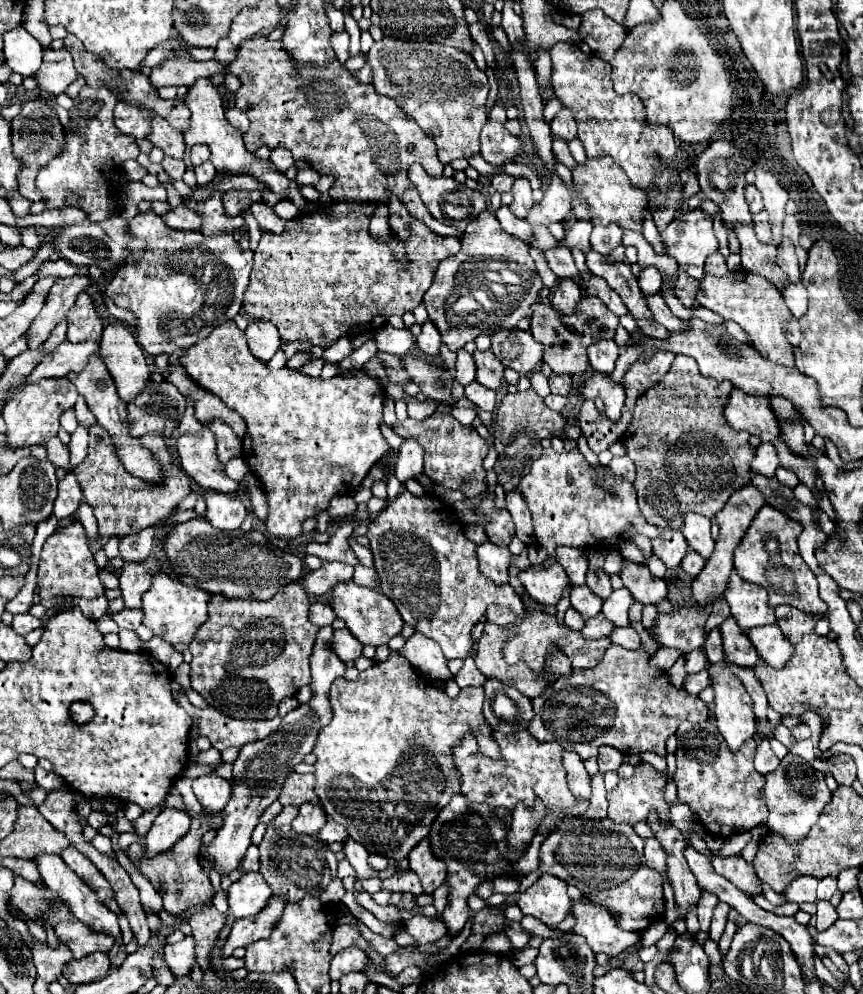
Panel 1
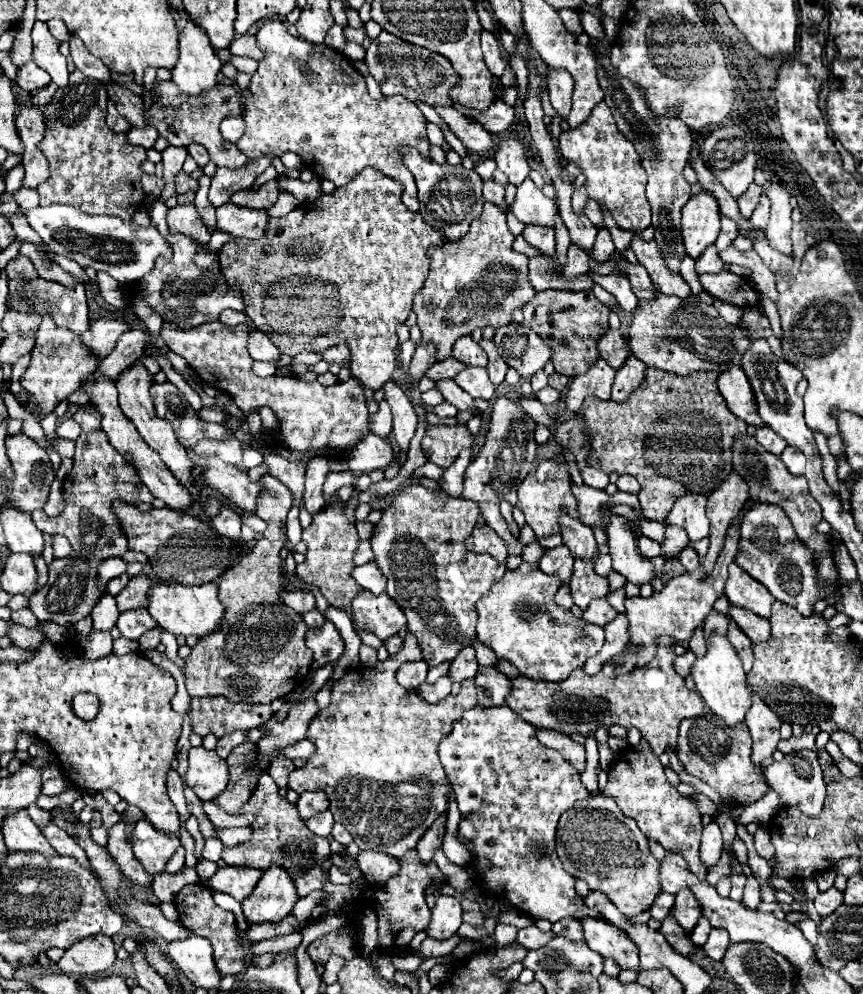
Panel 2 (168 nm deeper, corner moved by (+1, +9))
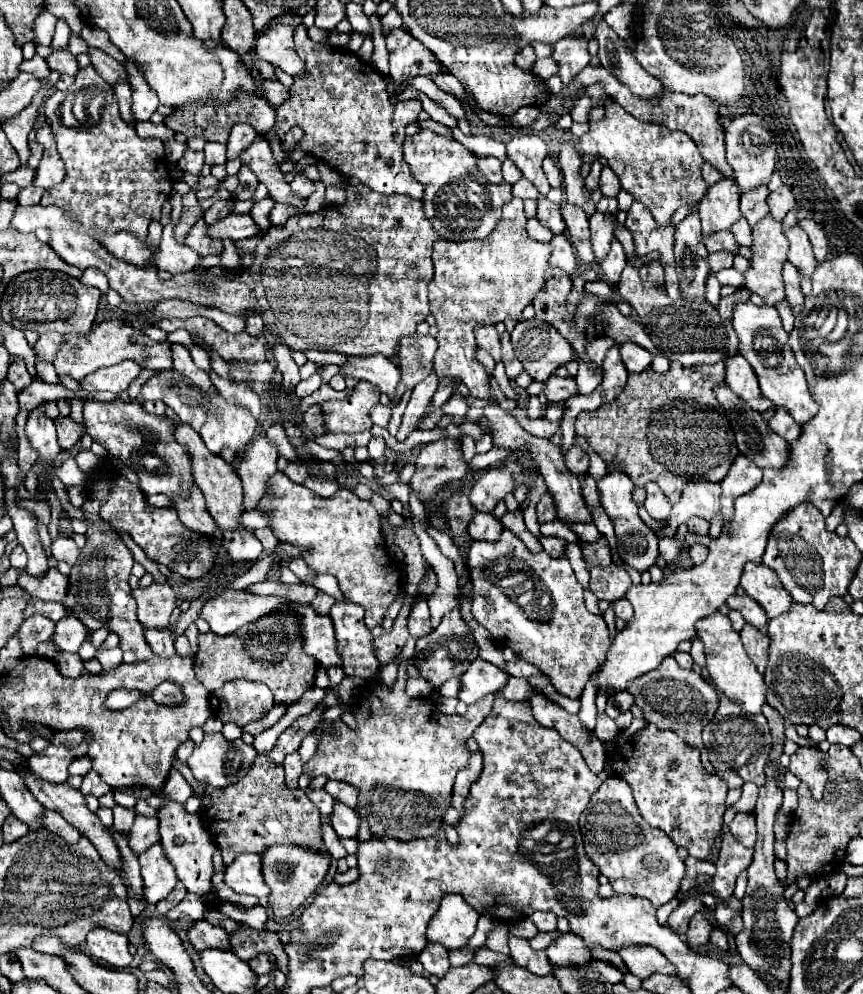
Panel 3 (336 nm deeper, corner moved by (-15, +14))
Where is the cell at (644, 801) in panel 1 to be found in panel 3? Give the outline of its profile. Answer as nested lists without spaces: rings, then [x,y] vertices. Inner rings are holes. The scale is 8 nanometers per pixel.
[[[646,724],[642,730],[628,736],[622,746],[616,746],[616,738],[614,736],[606,745],[606,756],[610,758],[614,772],[632,786],[642,818],[646,818],[650,826],[664,830],[672,842],[684,846],[690,856],[716,862],[728,792],[726,782],[716,774],[708,774],[700,766],[696,750],[688,750],[682,738],[672,730],[660,730]]]

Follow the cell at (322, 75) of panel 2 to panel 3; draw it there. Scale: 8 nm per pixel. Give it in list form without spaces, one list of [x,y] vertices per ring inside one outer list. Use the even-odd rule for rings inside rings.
[[[304,24],[294,30],[294,44],[306,70],[294,76],[290,96],[284,104],[276,106],[276,124],[272,130],[278,134],[280,146],[284,146],[284,134],[294,124],[304,130],[304,136],[290,148],[292,152],[310,152],[330,168],[368,184],[380,194],[398,192],[422,198],[424,184],[414,180],[410,166],[402,158],[404,128],[418,118],[422,110],[420,100],[394,104],[384,90],[382,74],[372,64],[348,50],[312,42]]]

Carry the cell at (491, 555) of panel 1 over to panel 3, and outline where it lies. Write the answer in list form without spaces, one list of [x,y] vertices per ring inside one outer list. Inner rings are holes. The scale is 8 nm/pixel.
[[[476,514],[476,518],[472,518],[470,526],[468,526],[468,532],[474,540],[490,540],[490,542],[496,542],[502,534],[504,526],[500,520],[496,520],[492,514]]]

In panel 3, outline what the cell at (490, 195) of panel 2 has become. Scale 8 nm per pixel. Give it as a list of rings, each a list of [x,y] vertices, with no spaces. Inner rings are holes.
[[[478,158],[478,166],[490,182],[502,182],[502,162],[496,158]]]

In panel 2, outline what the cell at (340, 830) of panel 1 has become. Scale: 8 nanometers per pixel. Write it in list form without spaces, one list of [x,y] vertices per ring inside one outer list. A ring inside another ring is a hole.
[[[324,811],[320,815],[314,815],[312,819],[306,819],[306,827],[314,835],[320,835],[320,837],[328,837],[330,831],[332,831],[332,825],[334,825],[334,819],[332,819],[332,813],[330,811]]]

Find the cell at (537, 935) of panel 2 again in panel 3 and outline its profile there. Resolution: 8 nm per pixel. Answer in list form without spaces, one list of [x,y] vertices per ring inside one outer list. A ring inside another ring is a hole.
[[[574,932],[558,934],[558,938],[552,940],[552,944],[546,948],[546,954],[554,966],[562,966],[562,964],[582,966],[592,960],[592,954],[584,946],[584,940]]]

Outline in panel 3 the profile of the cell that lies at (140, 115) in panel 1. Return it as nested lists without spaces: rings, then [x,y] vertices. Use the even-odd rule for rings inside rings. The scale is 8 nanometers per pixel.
[[[120,82],[120,86],[114,86],[114,90],[116,90],[116,100],[120,104],[122,120],[132,124],[136,118],[132,114],[132,90],[130,90],[130,86],[126,82]]]

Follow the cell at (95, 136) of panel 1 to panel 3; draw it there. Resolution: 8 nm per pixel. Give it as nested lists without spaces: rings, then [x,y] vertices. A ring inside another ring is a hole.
[[[94,66],[82,68],[76,74],[76,82],[68,90],[64,90],[64,92],[54,90],[52,96],[44,104],[44,114],[46,114],[48,122],[52,124],[60,158],[66,164],[66,176],[64,176],[62,184],[44,192],[42,204],[62,206],[68,212],[76,214],[76,218],[80,218],[80,222],[86,222],[88,226],[94,224],[106,232],[132,230],[134,234],[146,236],[150,222],[160,218],[160,208],[172,190],[170,176],[166,174],[166,154],[164,154],[162,140],[140,138],[134,130],[134,124],[128,126],[128,122],[124,122],[120,118],[114,88],[108,86],[108,82],[104,82],[100,78],[100,74],[96,72]]]

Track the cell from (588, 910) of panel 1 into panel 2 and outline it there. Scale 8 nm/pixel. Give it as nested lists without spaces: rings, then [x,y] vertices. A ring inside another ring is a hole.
[[[590,917],[582,919],[582,927],[584,939],[592,951],[600,953],[604,959],[614,959],[620,969],[638,971],[638,947],[622,929]]]

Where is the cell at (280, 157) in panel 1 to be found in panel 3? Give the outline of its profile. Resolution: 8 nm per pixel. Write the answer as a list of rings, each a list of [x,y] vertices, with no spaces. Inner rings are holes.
[[[230,198],[230,200],[218,200],[218,202],[214,202],[214,204],[204,212],[204,220],[206,220],[208,224],[214,224],[216,220],[220,220],[220,218],[224,218],[226,214],[232,212],[232,204],[234,204],[232,198]]]

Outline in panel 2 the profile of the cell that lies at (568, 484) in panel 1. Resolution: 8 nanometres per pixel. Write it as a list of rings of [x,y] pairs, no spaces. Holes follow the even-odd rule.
[[[546,459],[538,465],[536,473],[530,473],[522,485],[518,487],[518,505],[516,505],[524,517],[526,523],[534,529],[536,537],[546,537],[552,533],[558,533],[558,513],[564,509],[568,511],[572,517],[578,517],[576,511],[576,499],[572,495],[570,489],[570,479],[568,473],[562,465],[558,465],[554,459]]]

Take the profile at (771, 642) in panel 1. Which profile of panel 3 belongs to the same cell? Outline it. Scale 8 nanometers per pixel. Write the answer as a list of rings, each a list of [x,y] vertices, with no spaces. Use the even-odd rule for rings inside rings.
[[[732,596],[732,598],[728,598],[726,604],[728,604],[732,610],[738,610],[748,624],[758,626],[758,628],[768,626],[768,616],[766,616],[766,612],[764,612],[764,610],[760,608],[760,604],[758,604],[756,600],[752,600],[750,596]]]

